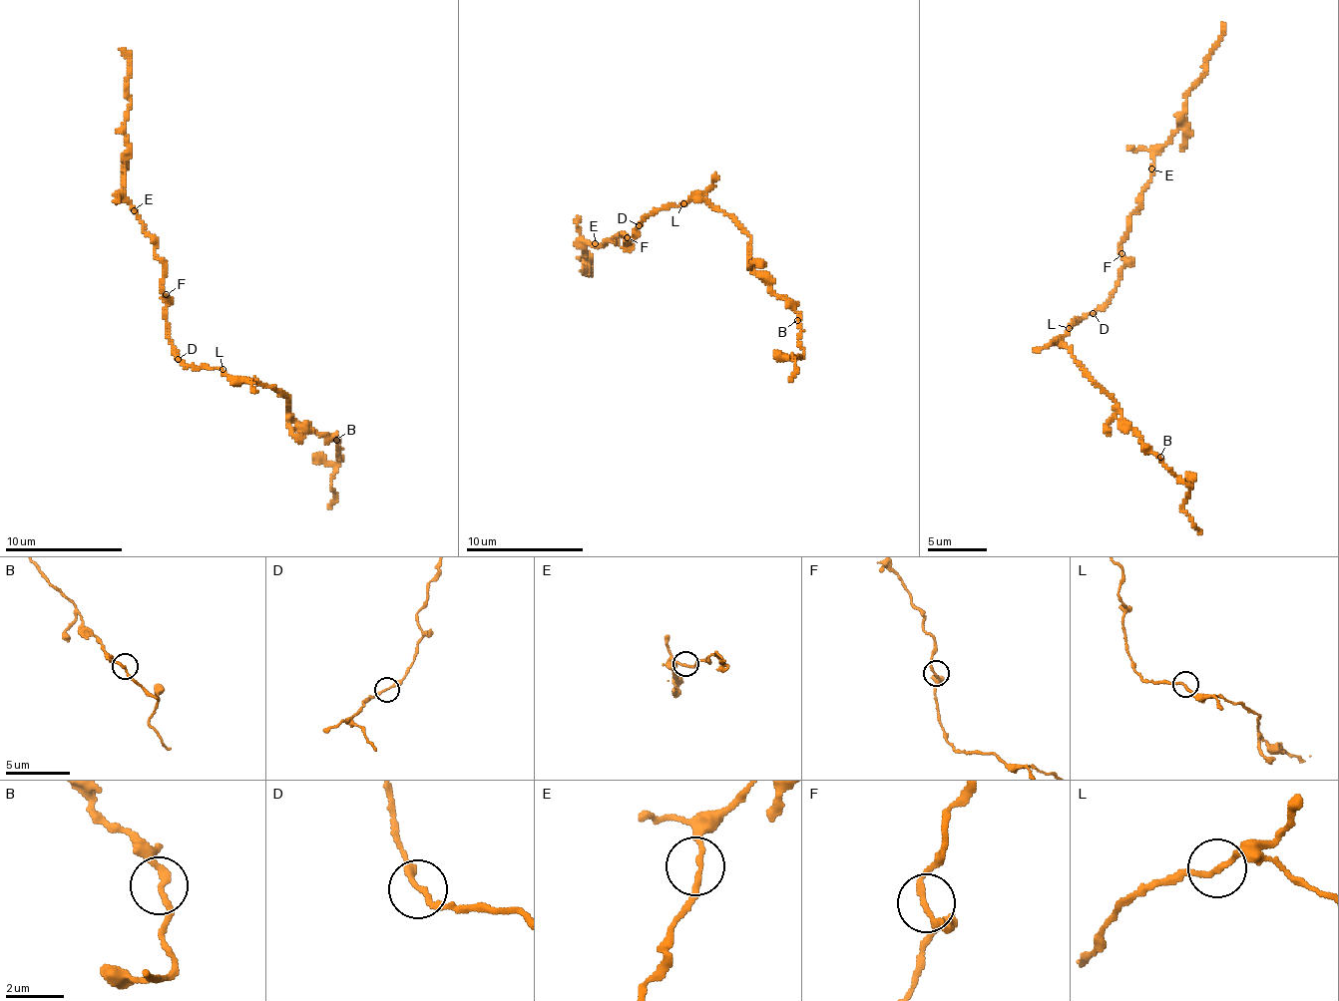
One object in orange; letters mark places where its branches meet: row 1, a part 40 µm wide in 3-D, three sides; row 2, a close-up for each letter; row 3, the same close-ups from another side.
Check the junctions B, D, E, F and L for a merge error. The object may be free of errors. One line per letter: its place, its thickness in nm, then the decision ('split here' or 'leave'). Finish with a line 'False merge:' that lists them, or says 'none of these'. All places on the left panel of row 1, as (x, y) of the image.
B: (336, 440) | 190 nm | split here
D: (178, 359) | 190 nm | leave
E: (134, 210) | 190 nm | leave
F: (166, 294) | 170 nm | leave
L: (223, 369) | 190 nm | leave
False merge: B

